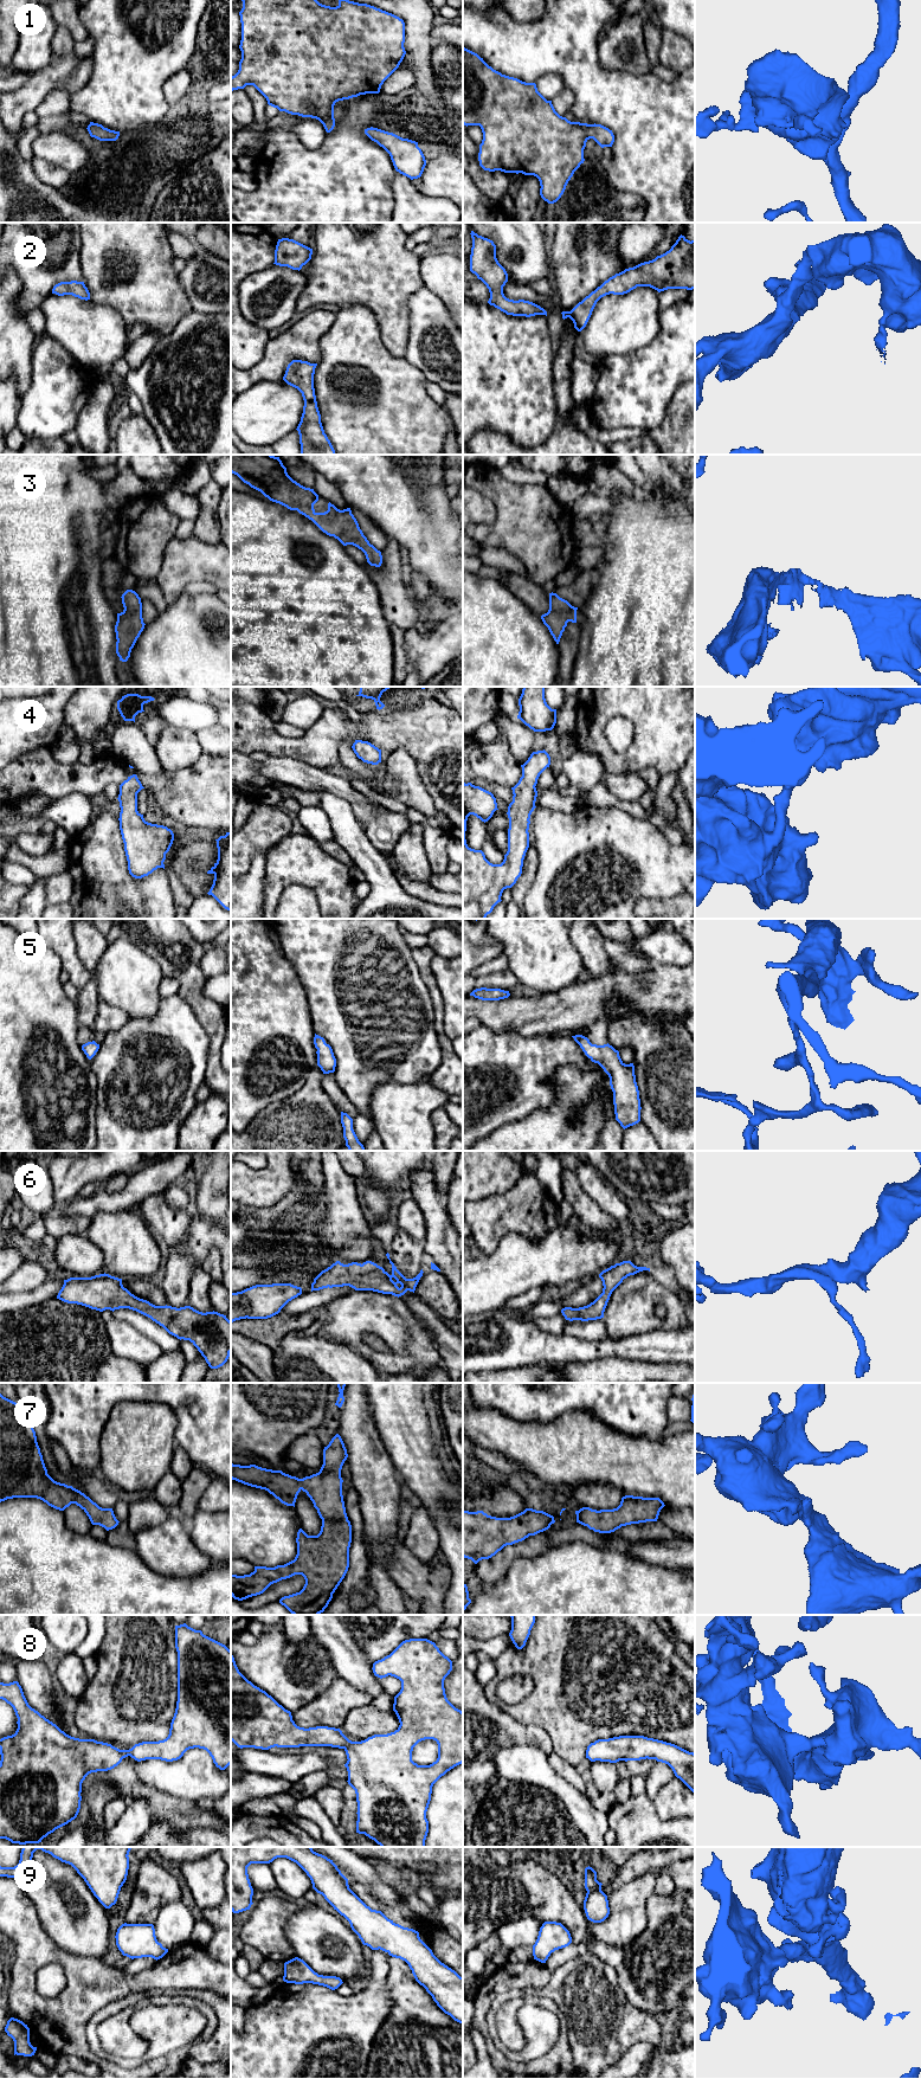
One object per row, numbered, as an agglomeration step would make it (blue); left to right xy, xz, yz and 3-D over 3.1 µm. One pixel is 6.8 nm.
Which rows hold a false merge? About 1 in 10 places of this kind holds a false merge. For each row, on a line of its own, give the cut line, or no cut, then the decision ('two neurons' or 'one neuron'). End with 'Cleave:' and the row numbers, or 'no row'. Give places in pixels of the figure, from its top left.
1: cut none; one neuron
2: cut none; one neuron
3: cut none; one neuron
4: cut none; one neuron
5: cut none; one neuron
6: cut none; one neuron
7: cut none; one neuron
8: cut none; one neuron
9: cut none; one neuron
Cleave: no row

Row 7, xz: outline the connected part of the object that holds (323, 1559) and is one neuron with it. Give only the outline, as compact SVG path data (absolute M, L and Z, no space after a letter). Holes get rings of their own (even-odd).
M336 1434L323 1449L320 1472L303 1479L256 1465L231 1463L232 1480L265 1489L286 1506L295 1507L298 1493L305 1492L322 1519L317 1536L298 1530L294 1560L275 1568L255 1566L250 1575L231 1575L231 1596L234 1600L260 1595L273 1583L302 1575L305 1579L303 1589L282 1597L279 1603L292 1615L320 1615L324 1611L349 1568L352 1525L346 1513L341 1478L347 1457L344 1443Z

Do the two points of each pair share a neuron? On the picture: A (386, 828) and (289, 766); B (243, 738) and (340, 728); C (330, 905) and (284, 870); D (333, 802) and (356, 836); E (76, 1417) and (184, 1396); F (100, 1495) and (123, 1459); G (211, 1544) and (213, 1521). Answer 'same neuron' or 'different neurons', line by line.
A: same neuron
B: same neuron
C: same neuron
D: same neuron
E: same neuron
F: different neurons
G: same neuron

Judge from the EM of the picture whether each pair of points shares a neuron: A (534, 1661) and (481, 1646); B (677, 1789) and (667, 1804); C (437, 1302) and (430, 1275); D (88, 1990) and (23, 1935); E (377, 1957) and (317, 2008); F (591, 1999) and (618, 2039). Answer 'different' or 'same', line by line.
A: different
B: same
C: same
D: same
E: same
F: same

